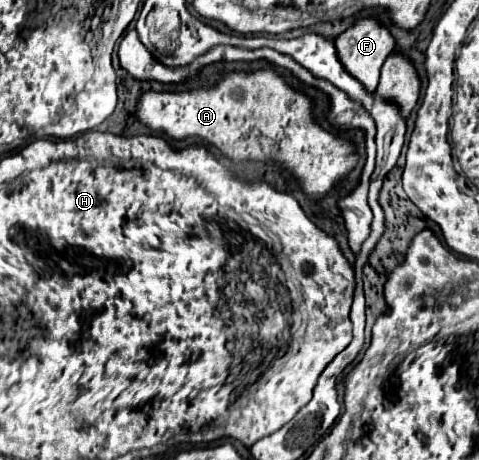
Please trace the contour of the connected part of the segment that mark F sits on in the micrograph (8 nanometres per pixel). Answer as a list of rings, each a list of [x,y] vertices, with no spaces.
[[[360,19],[354,23],[354,27],[350,27],[348,31],[344,31],[338,39],[336,39],[336,53],[338,59],[342,61],[344,69],[358,79],[364,89],[376,91],[378,79],[380,79],[380,67],[384,65],[386,57],[394,51],[394,37],[390,35],[390,31],[386,27],[382,27],[376,19]]]

